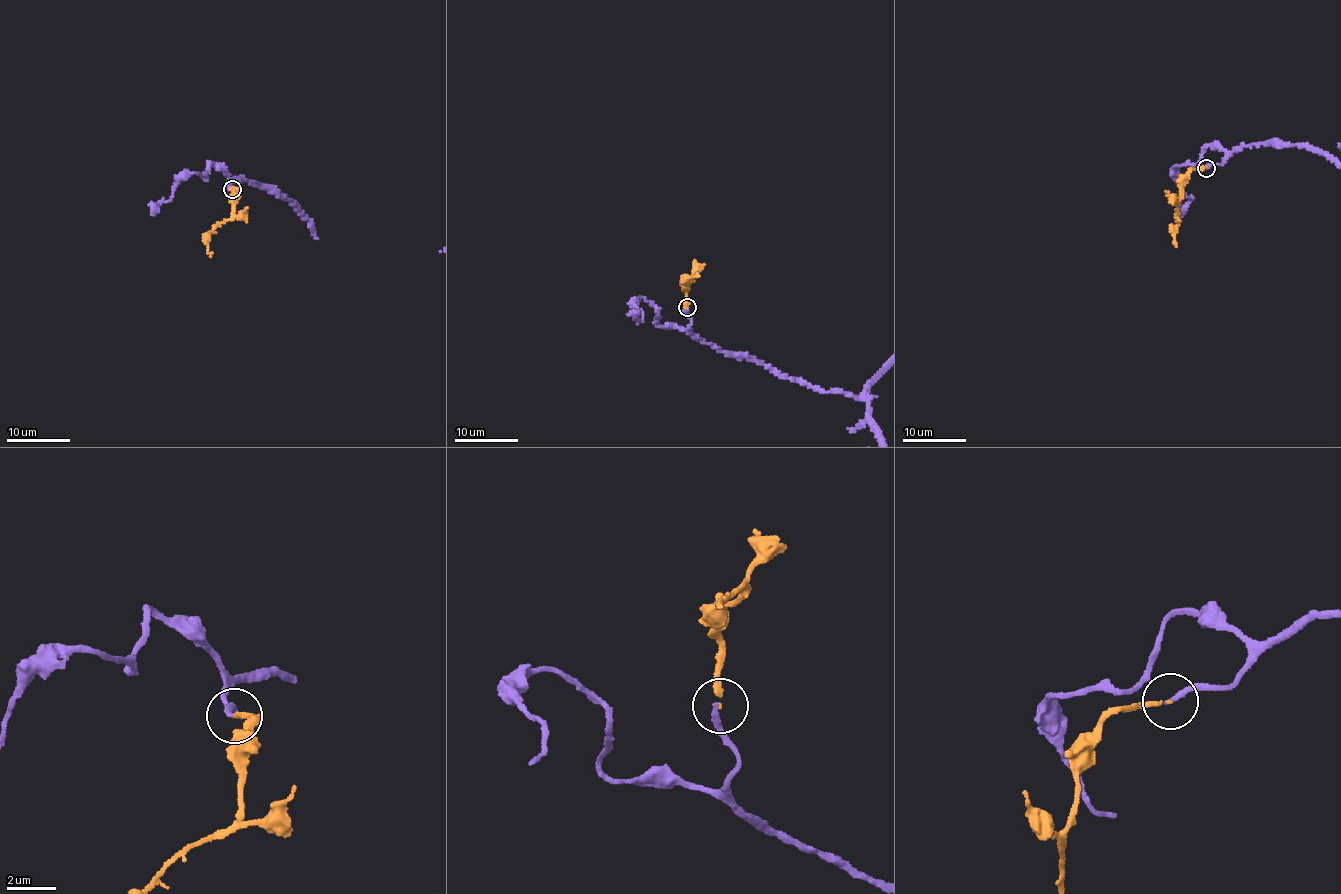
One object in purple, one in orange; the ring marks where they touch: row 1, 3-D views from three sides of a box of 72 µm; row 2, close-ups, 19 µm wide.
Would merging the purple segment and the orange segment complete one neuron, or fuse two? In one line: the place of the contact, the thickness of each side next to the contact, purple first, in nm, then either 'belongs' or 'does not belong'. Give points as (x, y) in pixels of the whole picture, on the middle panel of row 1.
place (687, 307); calibres 200 and 160 nm; belongs

